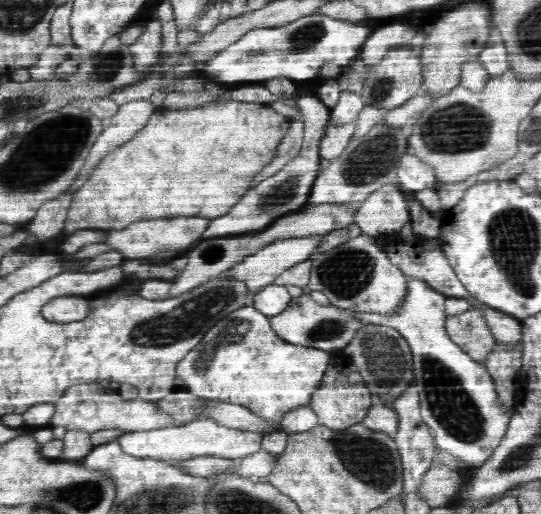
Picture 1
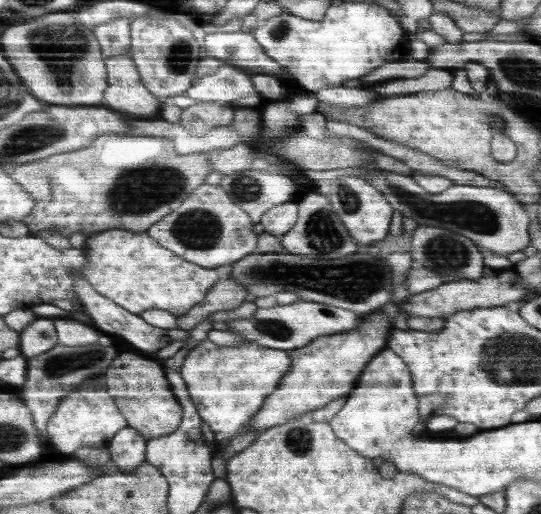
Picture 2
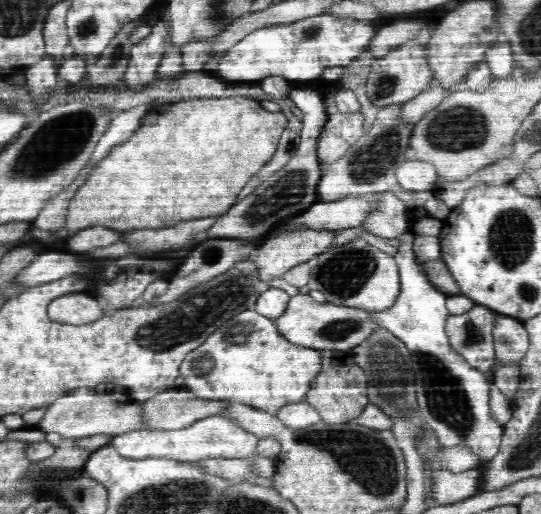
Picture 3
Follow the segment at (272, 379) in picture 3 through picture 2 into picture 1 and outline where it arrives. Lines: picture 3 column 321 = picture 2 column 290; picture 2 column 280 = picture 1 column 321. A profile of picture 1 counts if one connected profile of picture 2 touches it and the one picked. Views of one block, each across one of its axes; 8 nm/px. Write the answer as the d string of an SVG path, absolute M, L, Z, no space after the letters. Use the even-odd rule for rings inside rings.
M242 306L232 311L232 314L226 315L226 318L218 320L218 324L200 340L196 348L185 354L186 358L177 363L176 372L178 378L182 379L183 388L193 396L206 401L230 401L242 405L252 412L253 416L260 417L267 424L273 424L275 430L278 430L278 426L282 427L282 420L288 412L310 405L313 394L318 390L328 370L330 352L298 346L278 338L273 333L269 318L254 306Z

